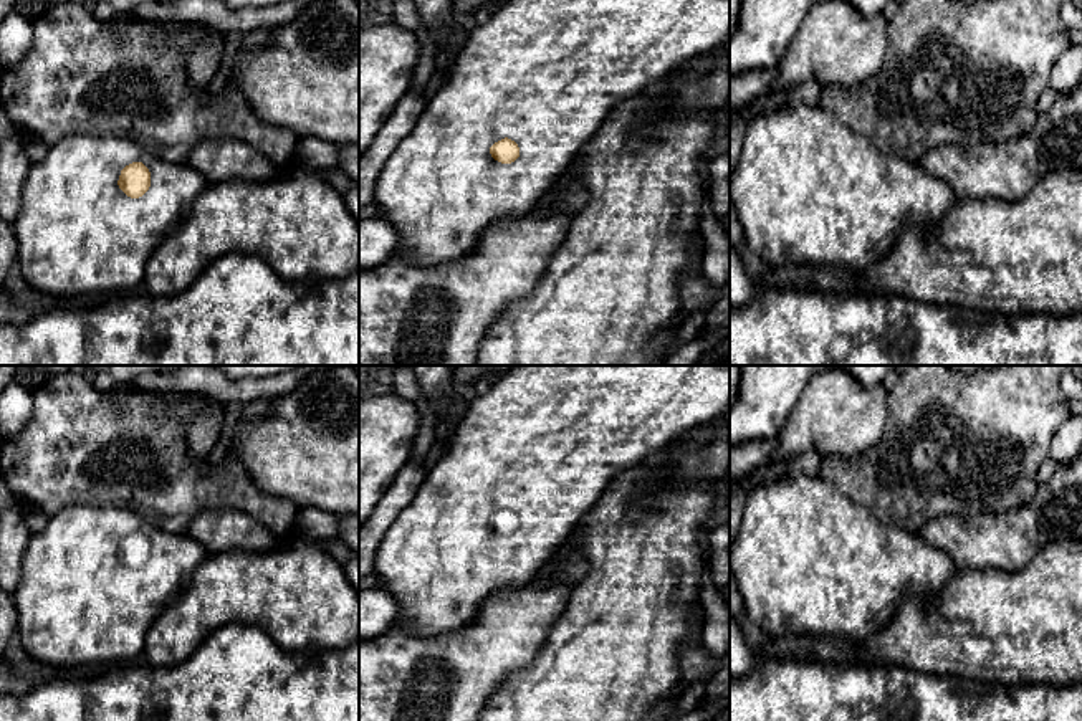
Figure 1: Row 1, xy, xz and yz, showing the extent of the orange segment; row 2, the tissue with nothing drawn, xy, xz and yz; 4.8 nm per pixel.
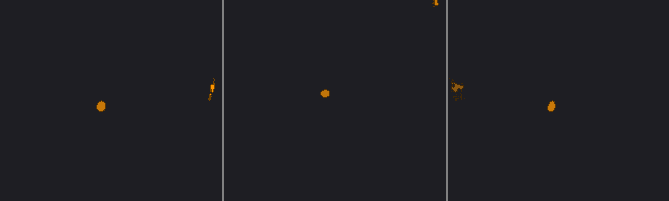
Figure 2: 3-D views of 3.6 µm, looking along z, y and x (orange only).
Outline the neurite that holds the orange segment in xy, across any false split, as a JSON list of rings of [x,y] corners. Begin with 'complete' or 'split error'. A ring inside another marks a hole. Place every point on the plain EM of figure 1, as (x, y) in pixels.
split error; [[[71,504],[50,518],[48,524],[33,534],[25,547],[22,559],[22,575],[18,587],[12,592],[13,607],[17,610],[17,637],[20,638],[25,652],[36,661],[53,668],[94,665],[94,663],[116,663],[142,660],[146,635],[152,622],[174,604],[190,585],[192,575],[197,567],[210,556],[210,552],[189,534],[165,532],[131,509],[117,506],[93,508],[86,504]]]

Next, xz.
split error; [[[513,365],[508,372],[500,374],[485,394],[468,402],[443,456],[425,475],[415,498],[395,518],[376,551],[372,575],[377,585],[397,602],[394,627],[400,627],[420,638],[432,638],[472,623],[485,602],[498,590],[523,587],[534,579],[619,471],[639,465],[688,430],[720,418],[728,407],[730,365]]]

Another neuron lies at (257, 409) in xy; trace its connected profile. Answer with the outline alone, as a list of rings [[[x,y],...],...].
[[[261,397],[245,403],[242,410],[242,417],[245,420],[260,420],[266,417],[273,407],[273,400],[275,399],[271,397]]]

